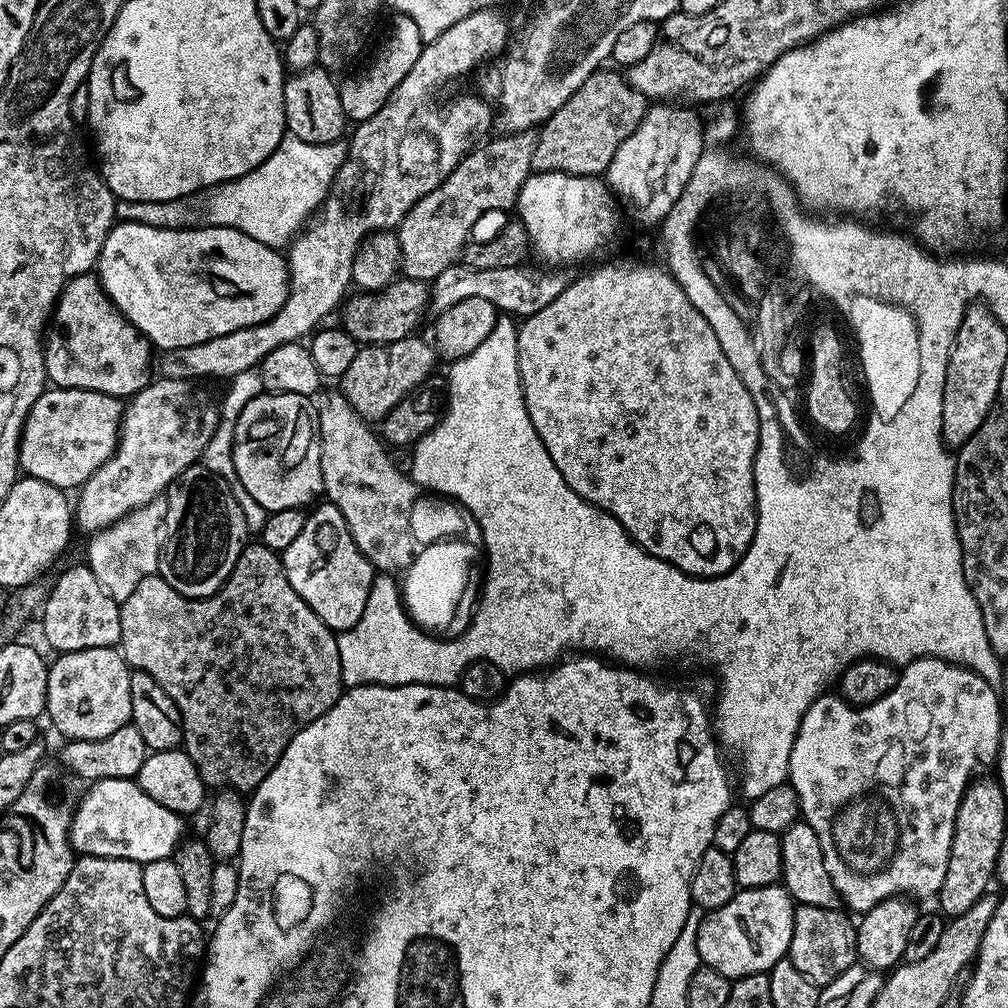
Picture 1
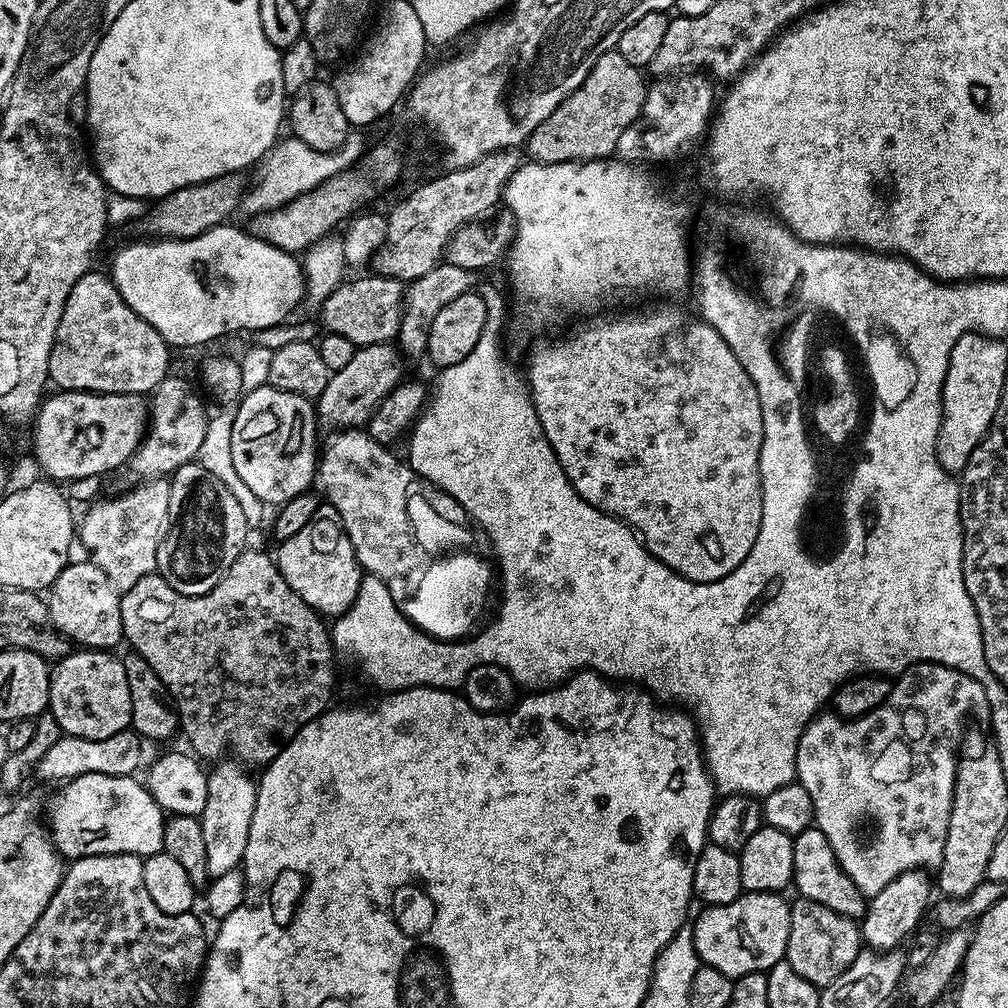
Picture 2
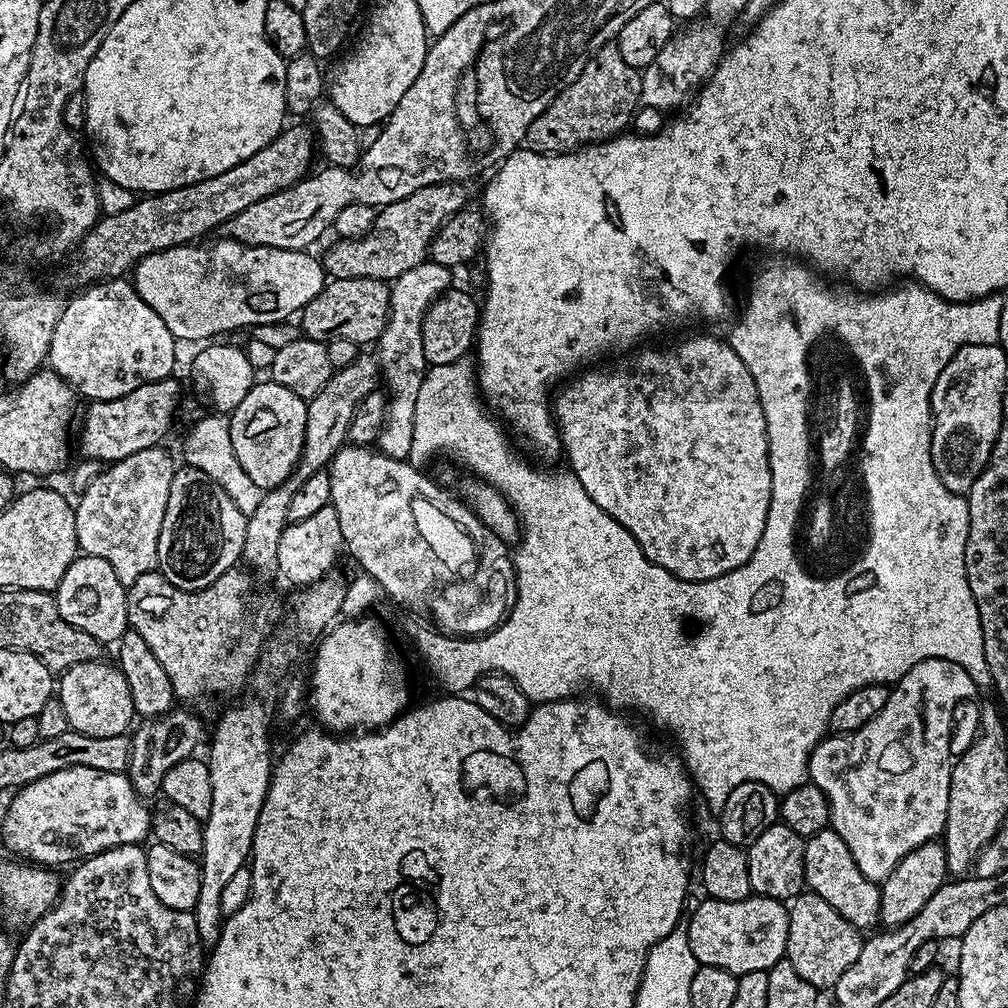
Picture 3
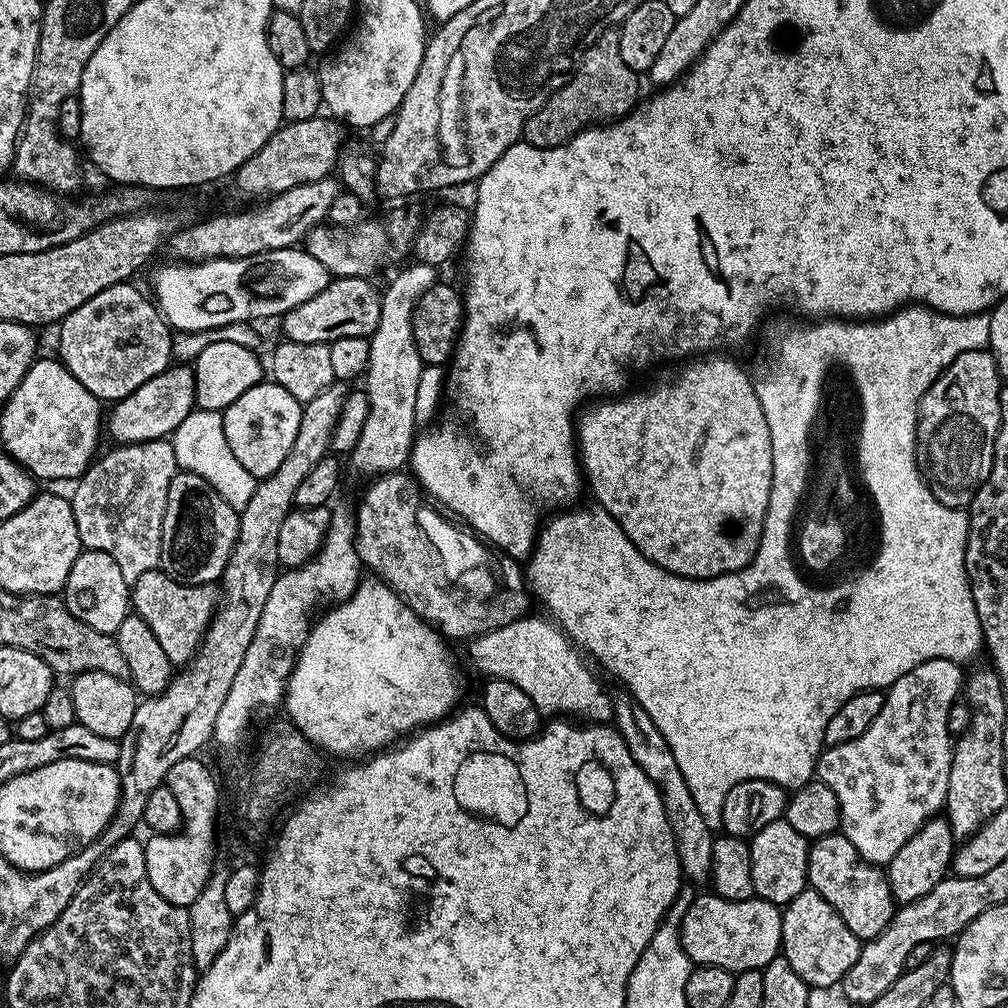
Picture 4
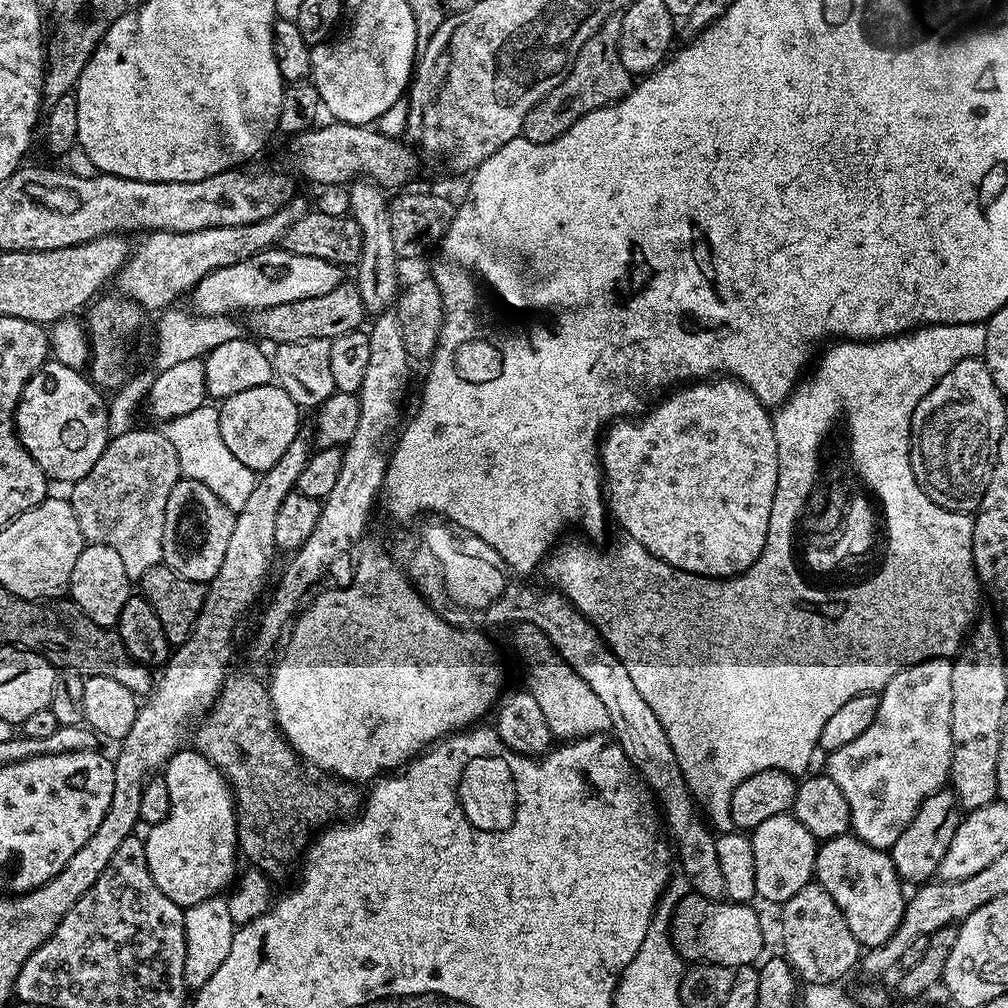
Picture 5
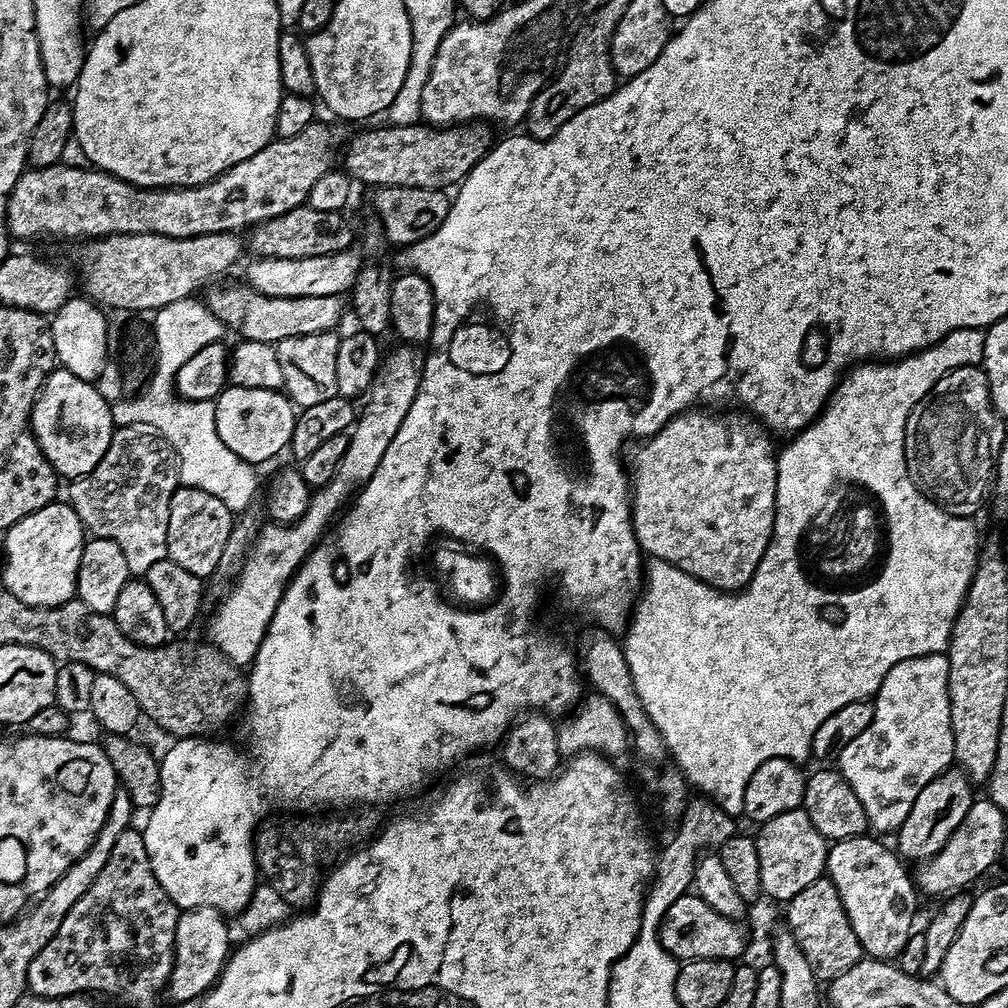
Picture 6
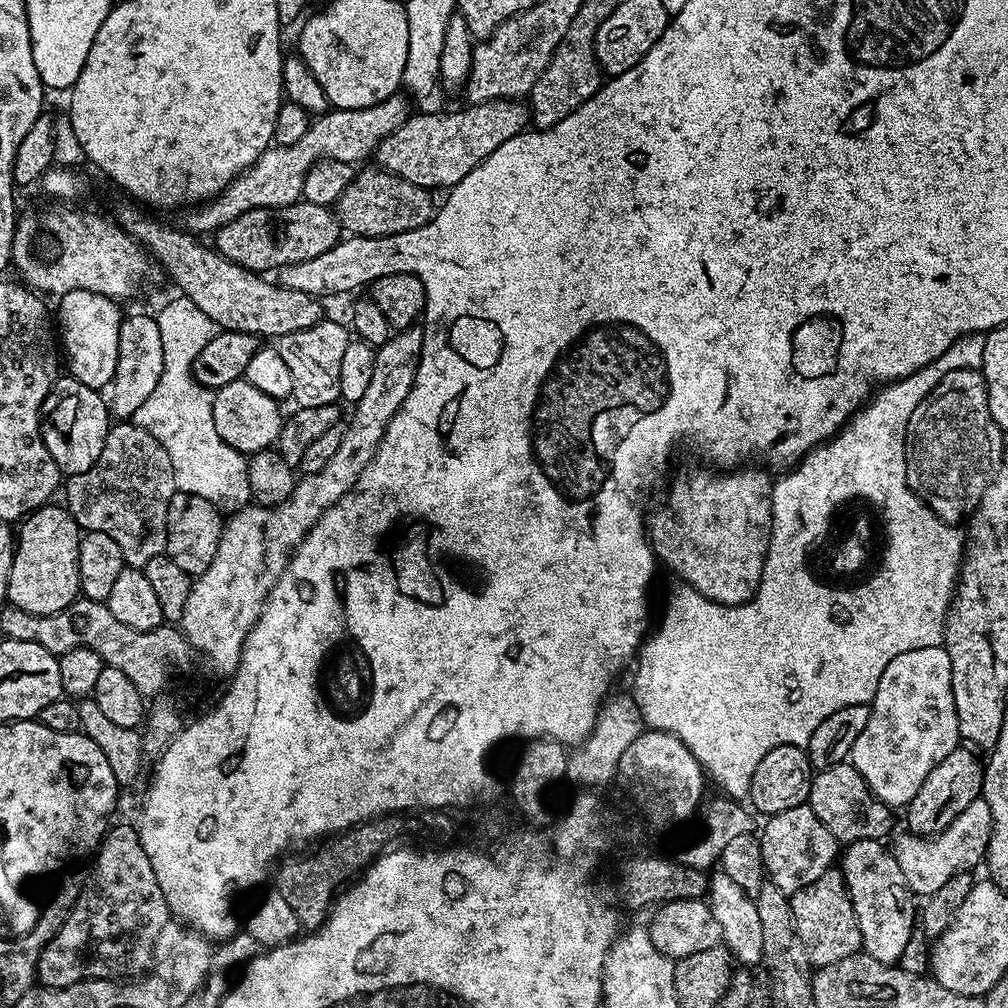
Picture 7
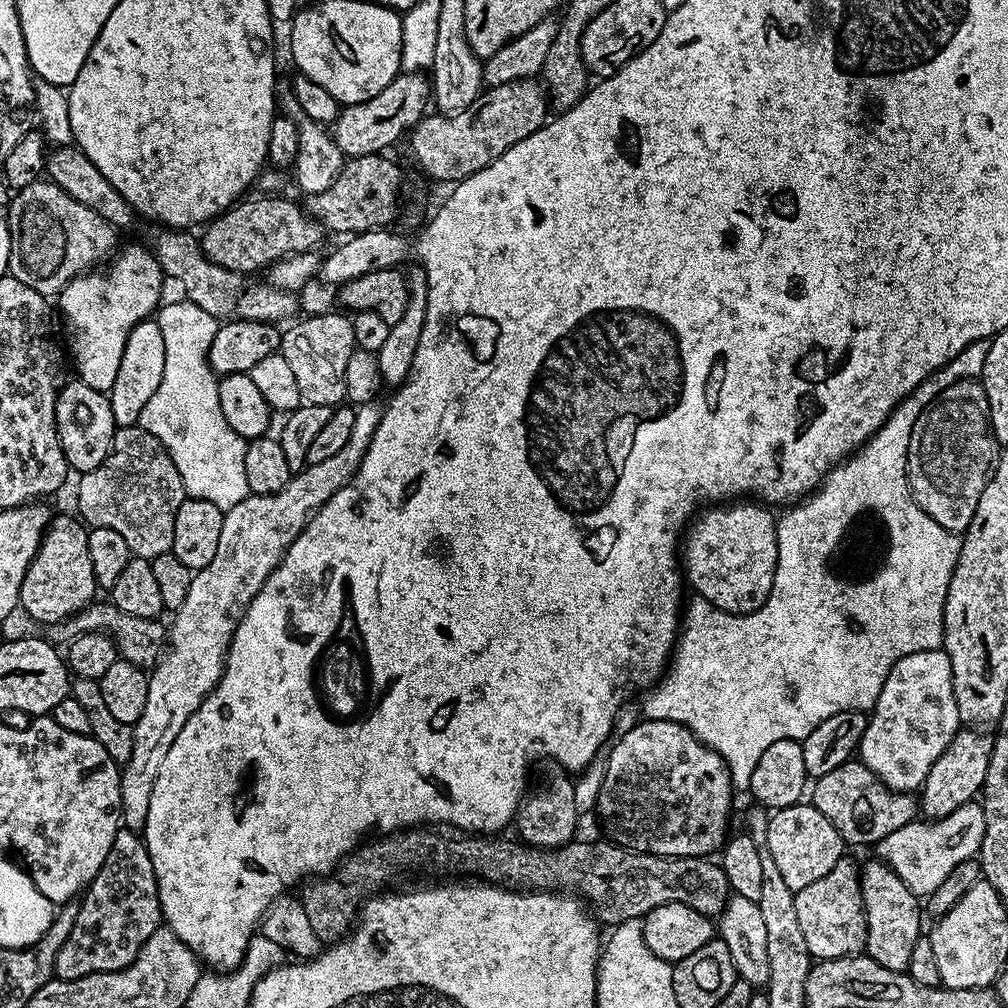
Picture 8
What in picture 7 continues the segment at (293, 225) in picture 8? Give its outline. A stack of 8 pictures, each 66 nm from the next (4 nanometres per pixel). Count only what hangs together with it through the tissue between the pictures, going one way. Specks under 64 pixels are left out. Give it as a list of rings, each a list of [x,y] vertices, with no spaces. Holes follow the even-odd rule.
[[[301,198],[290,206],[259,208],[238,214],[234,222],[226,222],[226,226],[214,233],[214,248],[232,264],[268,274],[271,268],[279,270],[288,264],[318,258],[318,254],[326,254],[326,250],[333,248],[340,239],[342,229],[335,211],[329,205],[311,204]]]

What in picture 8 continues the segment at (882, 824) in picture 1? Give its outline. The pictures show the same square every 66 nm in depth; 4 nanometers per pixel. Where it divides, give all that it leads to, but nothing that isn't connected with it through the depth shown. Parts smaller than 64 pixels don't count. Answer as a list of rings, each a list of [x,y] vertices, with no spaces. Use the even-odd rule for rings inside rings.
[[[940,648],[910,654],[898,661],[890,670],[890,674],[886,674],[882,694],[878,694],[878,702],[870,710],[866,734],[862,734],[860,739],[858,759],[886,787],[893,788],[895,792],[915,793],[923,785],[926,774],[930,774],[930,766],[938,762],[946,746],[950,746],[961,728],[958,702],[954,702],[950,658]]]

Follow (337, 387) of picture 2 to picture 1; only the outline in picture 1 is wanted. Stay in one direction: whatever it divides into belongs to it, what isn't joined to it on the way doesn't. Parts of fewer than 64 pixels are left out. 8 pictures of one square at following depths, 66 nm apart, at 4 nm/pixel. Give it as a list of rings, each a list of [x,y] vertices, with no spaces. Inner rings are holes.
[[[413,334],[398,342],[385,344],[366,344],[357,347],[354,362],[346,369],[346,374],[338,378],[339,391],[343,392],[346,402],[356,408],[356,413],[369,422],[383,422],[386,414],[402,402],[402,398],[412,395],[432,372],[438,361],[438,353],[431,343],[419,340]]]

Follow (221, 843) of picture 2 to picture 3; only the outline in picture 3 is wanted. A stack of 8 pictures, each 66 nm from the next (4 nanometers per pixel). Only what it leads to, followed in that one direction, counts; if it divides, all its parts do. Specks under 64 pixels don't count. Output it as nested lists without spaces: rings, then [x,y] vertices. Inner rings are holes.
[[[245,695],[237,699],[233,708],[224,712],[224,717],[216,726],[216,733],[211,733],[212,749],[206,755],[208,773],[210,774],[210,786],[212,787],[212,801],[210,802],[210,814],[202,821],[204,833],[202,834],[202,855],[199,857],[200,865],[200,889],[198,890],[198,902],[195,906],[196,921],[198,922],[198,934],[200,941],[205,946],[216,943],[220,936],[221,927],[226,919],[226,913],[222,910],[222,889],[230,882],[230,877],[239,868],[249,863],[252,855],[252,843],[254,842],[254,830],[262,810],[262,802],[268,795],[268,783],[272,780],[274,767],[274,755],[272,756],[272,744],[268,741],[268,727],[272,724],[272,712],[264,700],[256,696]]]

